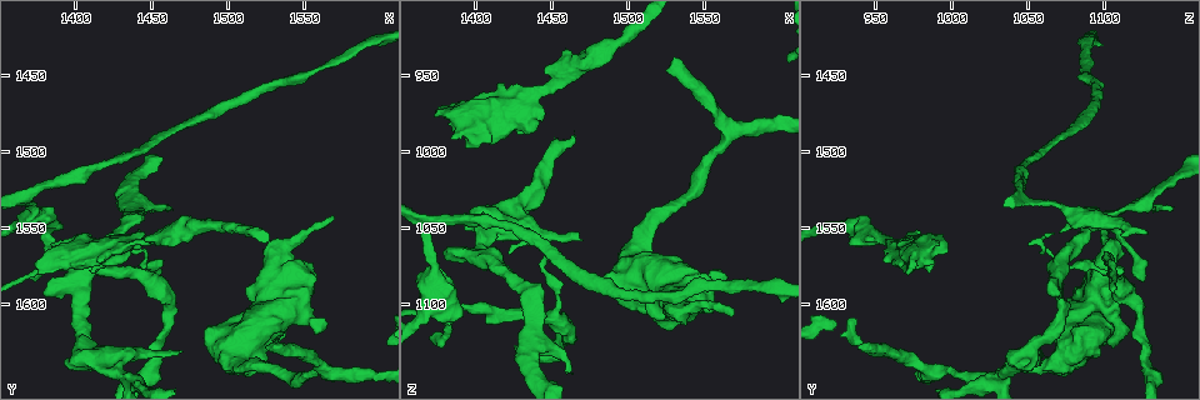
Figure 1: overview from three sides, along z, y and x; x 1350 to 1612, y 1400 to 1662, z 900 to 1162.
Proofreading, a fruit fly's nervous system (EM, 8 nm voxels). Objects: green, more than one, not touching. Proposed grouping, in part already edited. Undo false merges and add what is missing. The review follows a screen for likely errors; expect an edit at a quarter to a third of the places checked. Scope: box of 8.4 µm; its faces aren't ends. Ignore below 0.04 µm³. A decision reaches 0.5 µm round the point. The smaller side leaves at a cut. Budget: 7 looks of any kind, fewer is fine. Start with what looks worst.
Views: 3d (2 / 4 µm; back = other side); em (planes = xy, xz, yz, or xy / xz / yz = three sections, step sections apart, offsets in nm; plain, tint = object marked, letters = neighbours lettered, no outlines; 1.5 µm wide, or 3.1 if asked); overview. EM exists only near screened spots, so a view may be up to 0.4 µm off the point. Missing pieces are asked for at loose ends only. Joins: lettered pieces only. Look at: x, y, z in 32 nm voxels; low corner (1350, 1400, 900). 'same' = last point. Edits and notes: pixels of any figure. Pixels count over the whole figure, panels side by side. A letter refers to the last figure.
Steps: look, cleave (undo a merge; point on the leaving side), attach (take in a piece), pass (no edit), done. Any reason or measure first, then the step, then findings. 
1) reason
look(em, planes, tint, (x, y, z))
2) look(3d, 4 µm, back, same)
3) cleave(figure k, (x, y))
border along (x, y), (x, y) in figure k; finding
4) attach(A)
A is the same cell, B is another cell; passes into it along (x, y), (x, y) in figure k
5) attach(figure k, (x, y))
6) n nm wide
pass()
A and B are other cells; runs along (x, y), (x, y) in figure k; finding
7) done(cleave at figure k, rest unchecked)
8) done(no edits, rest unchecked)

free end
look(em, planes, plain, (1374, 1580, 972))

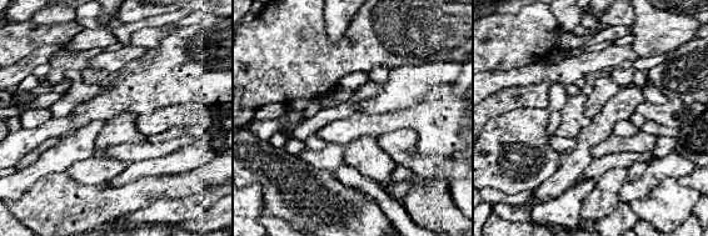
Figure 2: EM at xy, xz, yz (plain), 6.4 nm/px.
look(em, planes, letters, same)

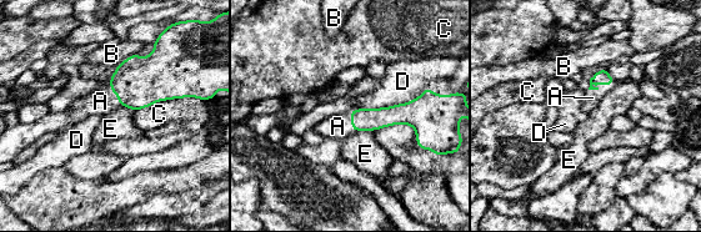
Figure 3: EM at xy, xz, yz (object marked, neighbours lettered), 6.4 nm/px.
D touches over 460 nm
attach(A)
A is the same cell, B, C, D and E are other cells; passes into it along (602, 77), (600, 84), (592, 97) in figure 3; the neuron continues

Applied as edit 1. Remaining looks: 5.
see it whole again
look(overview)

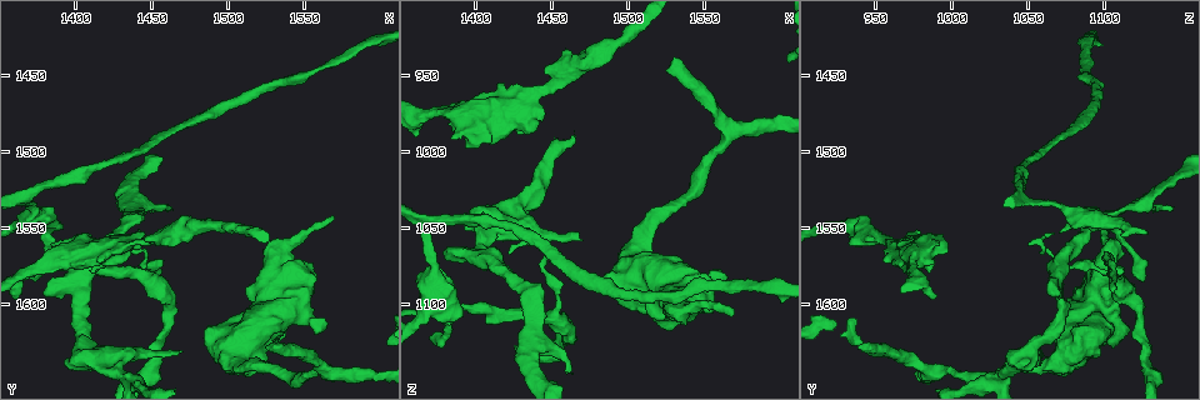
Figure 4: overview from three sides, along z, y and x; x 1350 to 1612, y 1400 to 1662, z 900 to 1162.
an open end
look(em, yz, step 8, letters, (1530, 1626, 936))

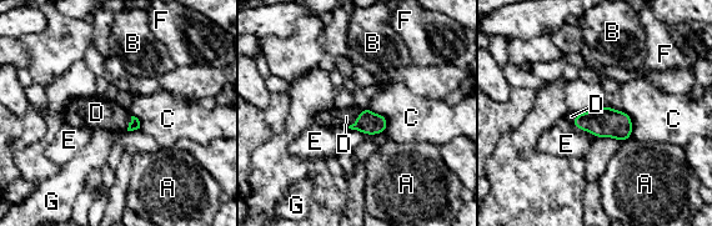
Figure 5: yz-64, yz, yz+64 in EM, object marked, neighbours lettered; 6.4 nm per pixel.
attach(D)
D is the same cell, A, B, C, E, F and G are other cells; passes into it along (369, 122), (357, 119), (346, 116) in figure 5; the neuron continues

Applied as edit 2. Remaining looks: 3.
an open end
look(em, planes, letters, (1378, 1594, 1066))

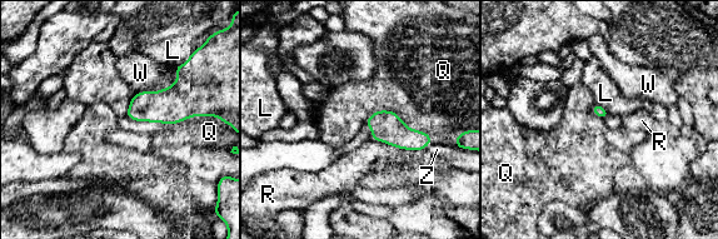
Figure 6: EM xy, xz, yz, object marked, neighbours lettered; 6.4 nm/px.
pass()
L, Q, R, W and Z are other cells; border along (364, 122), (393, 110), (433, 139) in figure 6; none of them fits

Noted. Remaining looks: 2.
done(attach at figure 3, attach at figure 5, rest unchecked)

